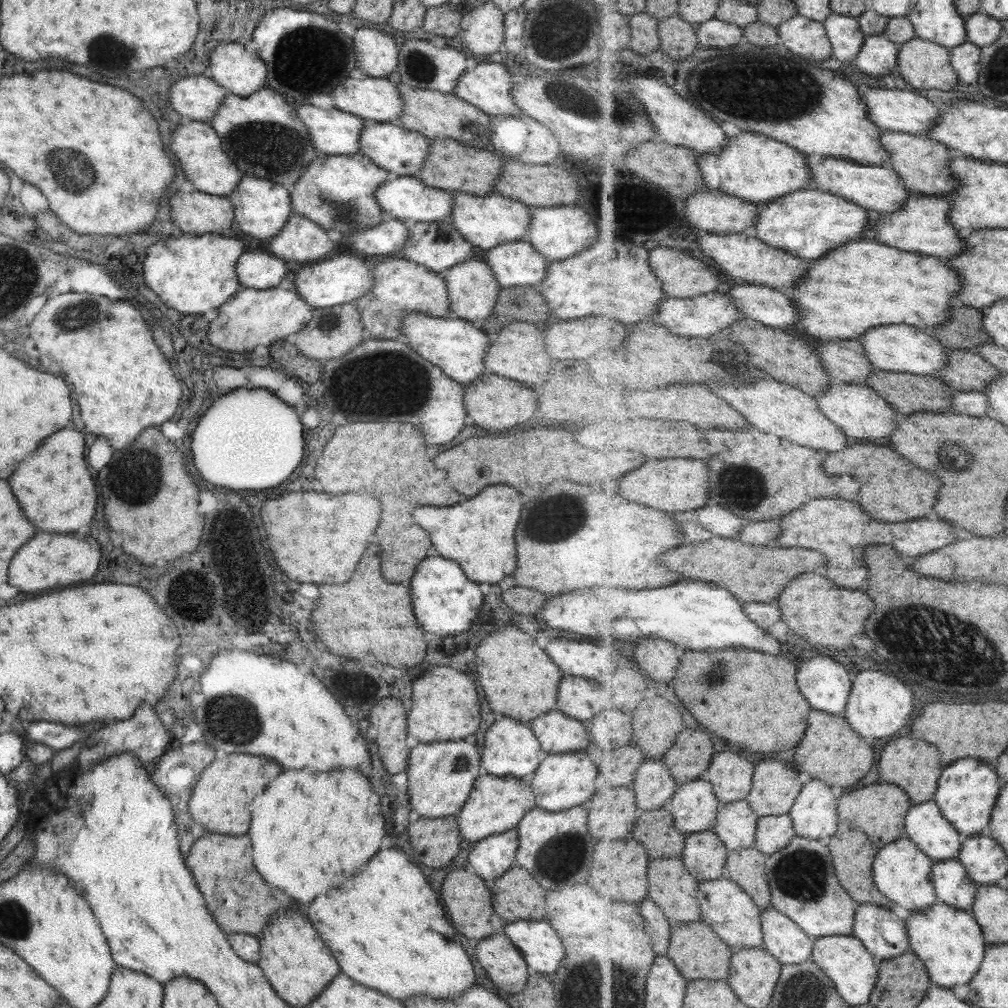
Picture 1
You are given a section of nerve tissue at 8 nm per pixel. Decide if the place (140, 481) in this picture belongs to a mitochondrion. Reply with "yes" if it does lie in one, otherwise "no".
yes

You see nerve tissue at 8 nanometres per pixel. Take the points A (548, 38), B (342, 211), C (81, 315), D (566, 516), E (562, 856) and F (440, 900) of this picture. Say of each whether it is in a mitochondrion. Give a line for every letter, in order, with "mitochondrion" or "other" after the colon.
A: mitochondrion
B: mitochondrion
C: mitochondrion
D: mitochondrion
E: mitochondrion
F: other

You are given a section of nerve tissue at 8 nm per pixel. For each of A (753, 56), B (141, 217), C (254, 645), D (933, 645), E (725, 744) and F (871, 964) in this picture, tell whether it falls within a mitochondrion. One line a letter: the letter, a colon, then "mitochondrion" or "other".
A: other
B: other
C: other
D: mitochondrion
E: other
F: other

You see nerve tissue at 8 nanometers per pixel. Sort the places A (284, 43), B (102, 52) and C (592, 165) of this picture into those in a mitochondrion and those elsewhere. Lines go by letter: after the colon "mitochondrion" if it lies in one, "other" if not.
A: mitochondrion
B: mitochondrion
C: other

